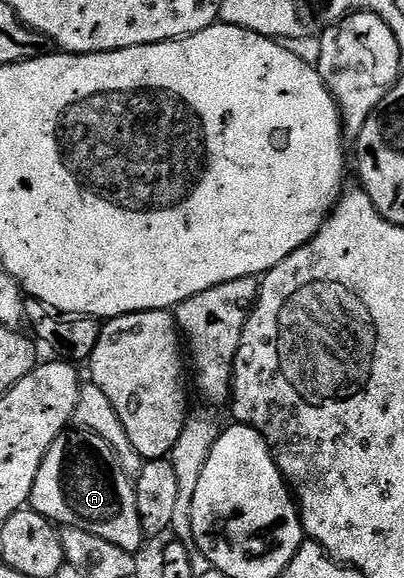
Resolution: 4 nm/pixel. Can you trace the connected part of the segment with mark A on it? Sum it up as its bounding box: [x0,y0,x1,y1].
[29,430,145,553]

